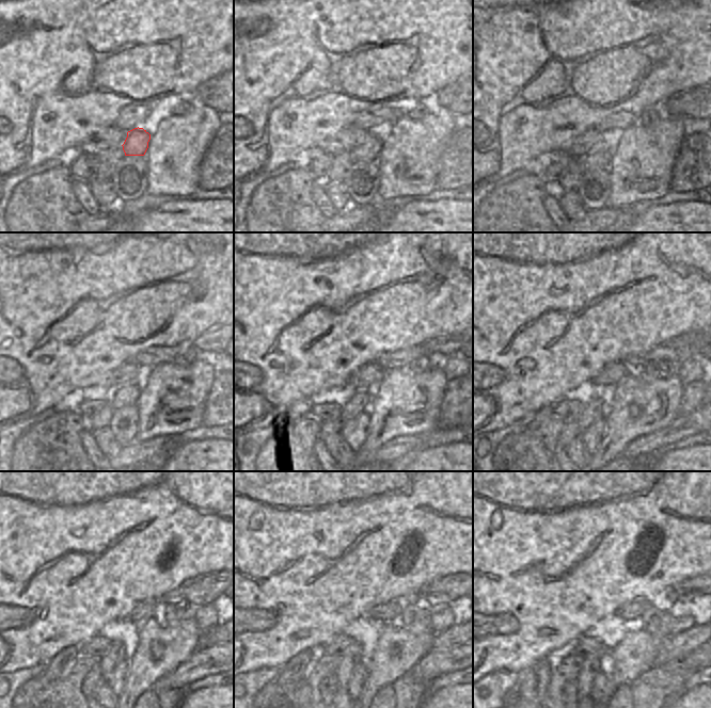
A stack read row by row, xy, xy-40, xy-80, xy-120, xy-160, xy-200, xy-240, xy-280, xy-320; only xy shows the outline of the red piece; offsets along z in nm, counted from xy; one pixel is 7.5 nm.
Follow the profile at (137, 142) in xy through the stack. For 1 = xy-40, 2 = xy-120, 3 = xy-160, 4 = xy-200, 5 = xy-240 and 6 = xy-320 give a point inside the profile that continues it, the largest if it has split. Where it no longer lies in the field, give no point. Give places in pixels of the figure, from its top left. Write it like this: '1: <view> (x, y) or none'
1: xy-40 (369, 149)
2: xy-120 (128, 395)
3: xy-160 (356, 405)
4: xy-200 (591, 412)
5: xy-240 (115, 654)
6: xy-320 (591, 665)

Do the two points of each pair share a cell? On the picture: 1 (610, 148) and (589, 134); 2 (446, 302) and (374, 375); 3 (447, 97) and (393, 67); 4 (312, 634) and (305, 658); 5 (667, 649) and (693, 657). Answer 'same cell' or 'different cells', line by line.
1: different cells
2: different cells
3: different cells
4: different cells
5: different cells

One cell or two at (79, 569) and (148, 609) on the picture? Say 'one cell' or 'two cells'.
two cells

